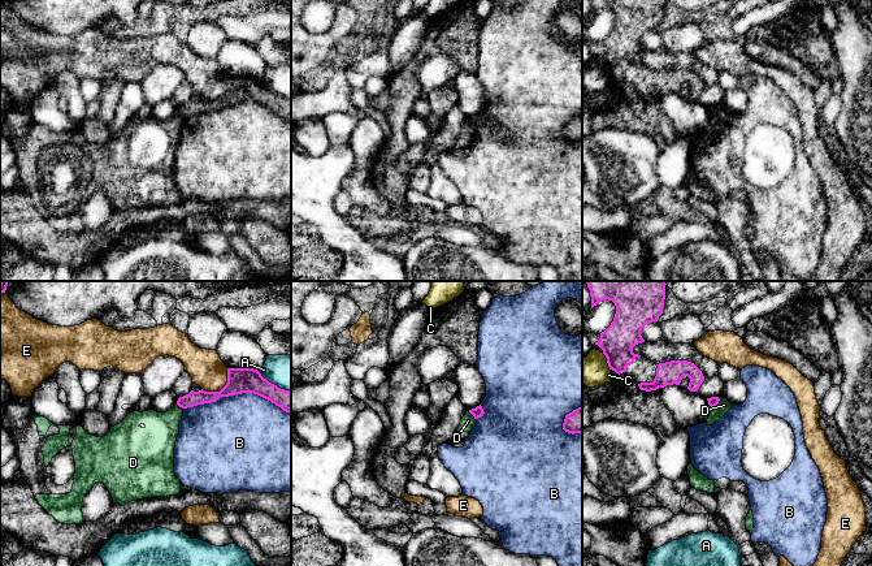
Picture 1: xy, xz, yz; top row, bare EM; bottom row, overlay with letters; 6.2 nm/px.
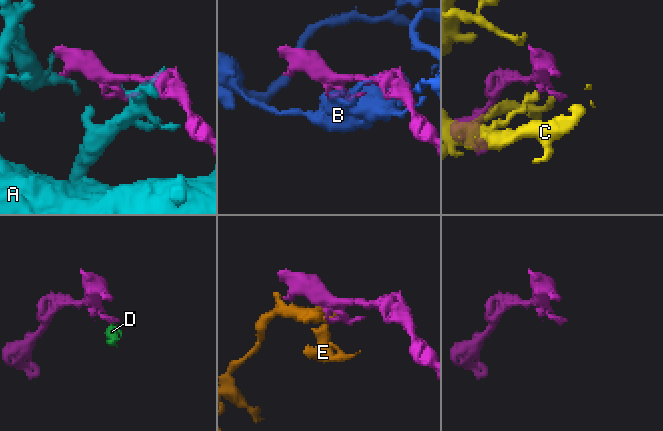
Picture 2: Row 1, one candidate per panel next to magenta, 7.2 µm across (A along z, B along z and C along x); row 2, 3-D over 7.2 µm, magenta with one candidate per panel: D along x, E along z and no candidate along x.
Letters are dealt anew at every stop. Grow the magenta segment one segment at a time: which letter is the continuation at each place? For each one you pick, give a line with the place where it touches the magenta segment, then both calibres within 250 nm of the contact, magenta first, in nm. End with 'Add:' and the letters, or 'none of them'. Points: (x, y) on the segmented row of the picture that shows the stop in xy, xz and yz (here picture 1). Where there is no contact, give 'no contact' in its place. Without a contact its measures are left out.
Add: none of them

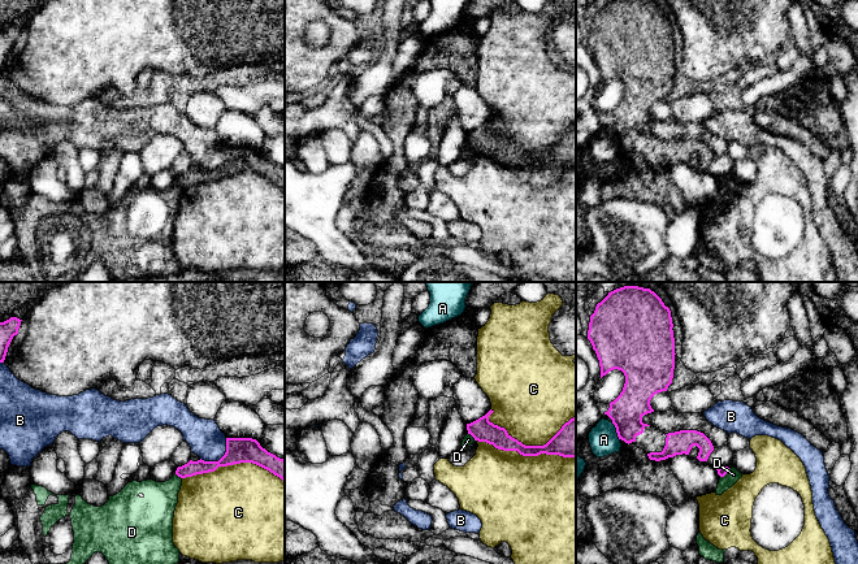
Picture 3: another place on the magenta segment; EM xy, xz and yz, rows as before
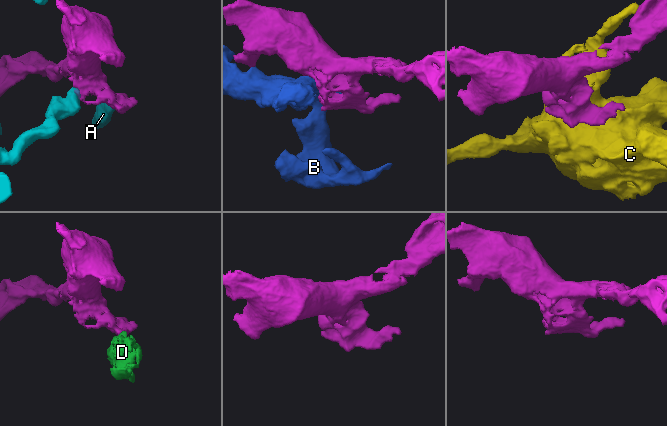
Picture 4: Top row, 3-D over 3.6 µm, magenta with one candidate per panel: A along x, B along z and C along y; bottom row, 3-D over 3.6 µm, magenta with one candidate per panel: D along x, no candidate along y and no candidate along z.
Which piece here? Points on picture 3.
Add: none of them

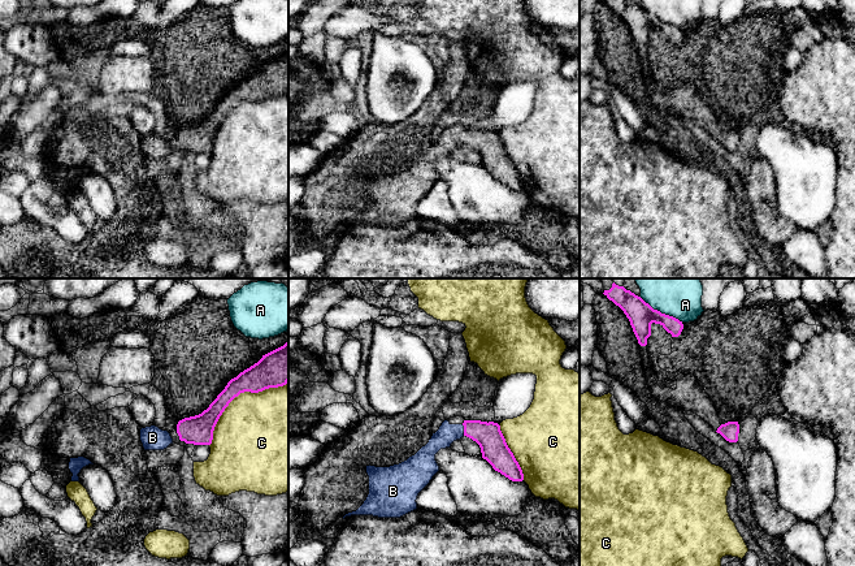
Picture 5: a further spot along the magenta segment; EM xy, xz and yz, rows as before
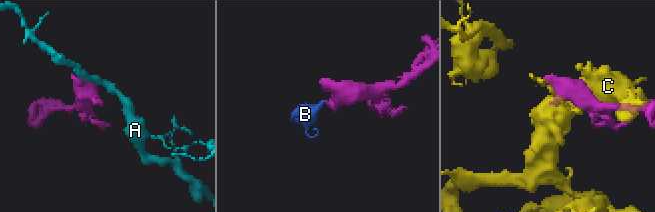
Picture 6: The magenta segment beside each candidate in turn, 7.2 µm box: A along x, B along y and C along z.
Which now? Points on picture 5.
B: meets magenta in xz at (464, 430); 170 nm thick on the magenta side, 120 nm on the other
Add: B

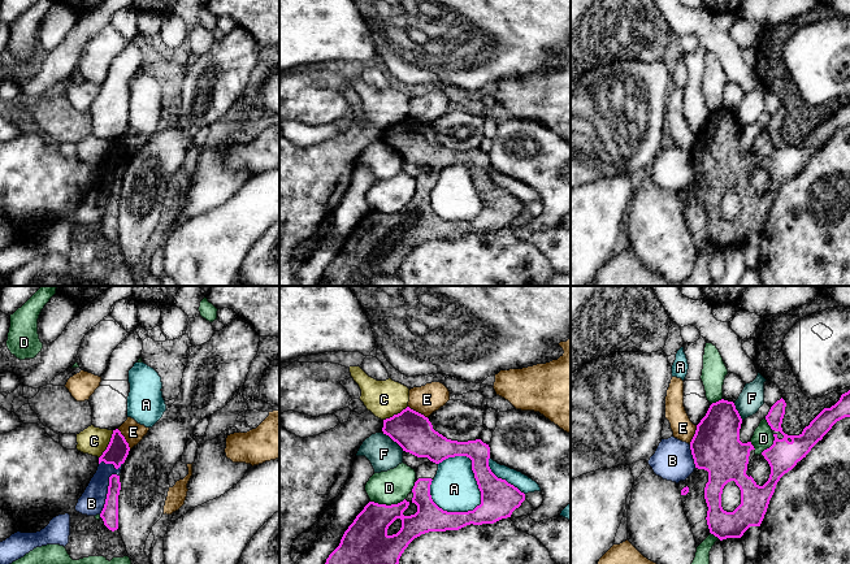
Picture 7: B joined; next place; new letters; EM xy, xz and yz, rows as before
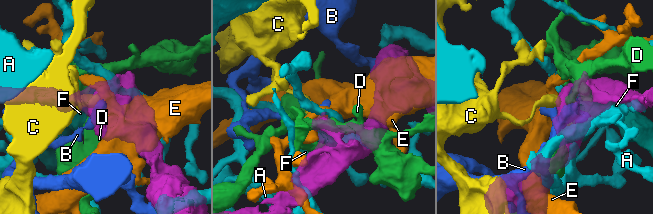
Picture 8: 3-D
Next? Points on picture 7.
Add: none of them

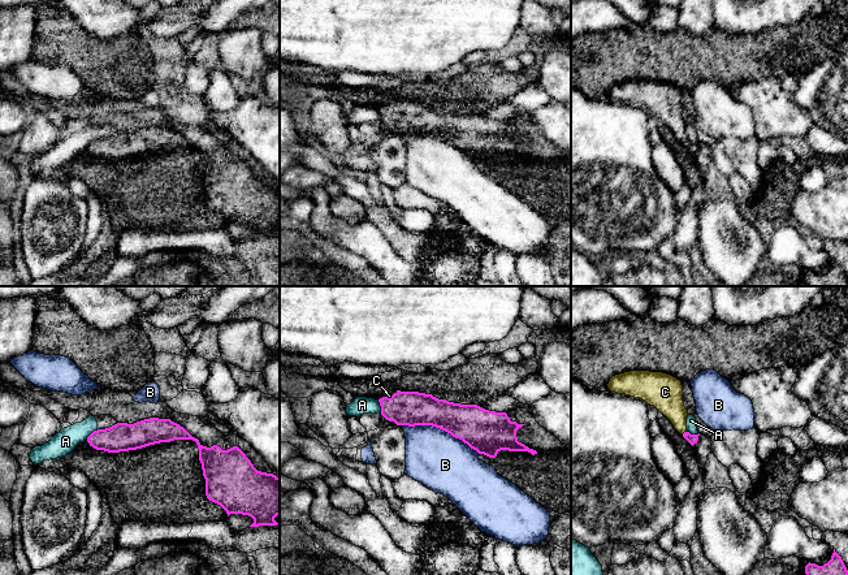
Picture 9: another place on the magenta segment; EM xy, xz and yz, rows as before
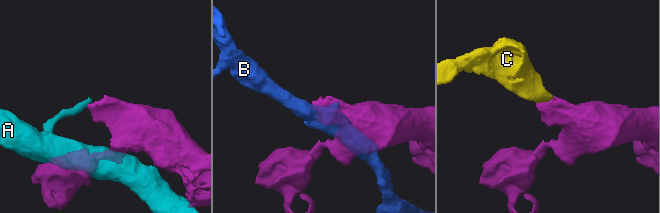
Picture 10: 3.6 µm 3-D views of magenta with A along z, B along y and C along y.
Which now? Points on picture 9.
C: meets magenta in yz at (684, 432); 60 nm thick on the magenta side, 190 nm on the other
Add: C

